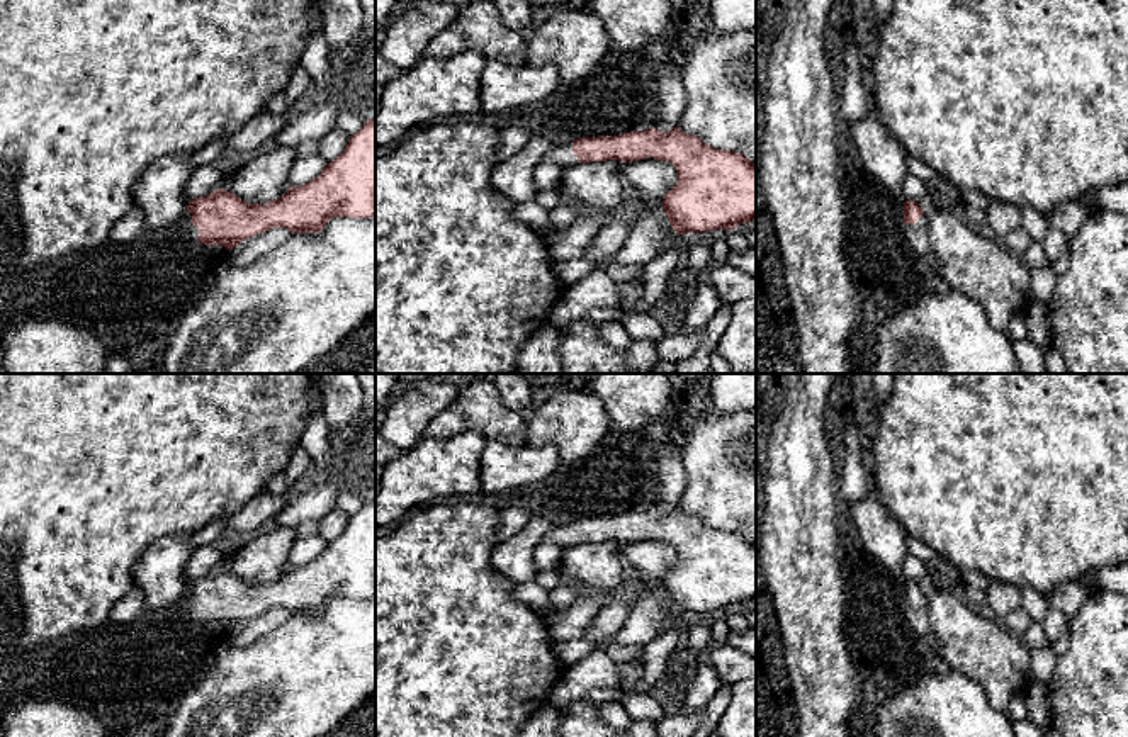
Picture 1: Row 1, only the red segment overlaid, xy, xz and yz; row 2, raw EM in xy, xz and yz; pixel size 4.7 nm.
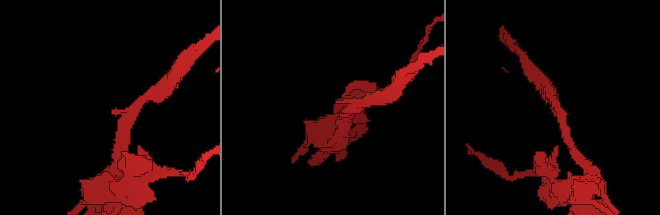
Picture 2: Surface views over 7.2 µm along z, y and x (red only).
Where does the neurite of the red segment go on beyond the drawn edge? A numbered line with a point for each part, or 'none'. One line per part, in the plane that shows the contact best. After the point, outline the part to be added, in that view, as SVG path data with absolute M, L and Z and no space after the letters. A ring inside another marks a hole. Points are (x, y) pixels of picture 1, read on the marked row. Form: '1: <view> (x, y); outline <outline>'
1: xy (184, 228); outline M185 211L172 226L173 233L183 239L197 241L199 229L192 224L192 214Z

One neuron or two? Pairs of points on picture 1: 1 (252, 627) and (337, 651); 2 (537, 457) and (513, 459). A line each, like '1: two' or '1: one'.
1: two
2: one

